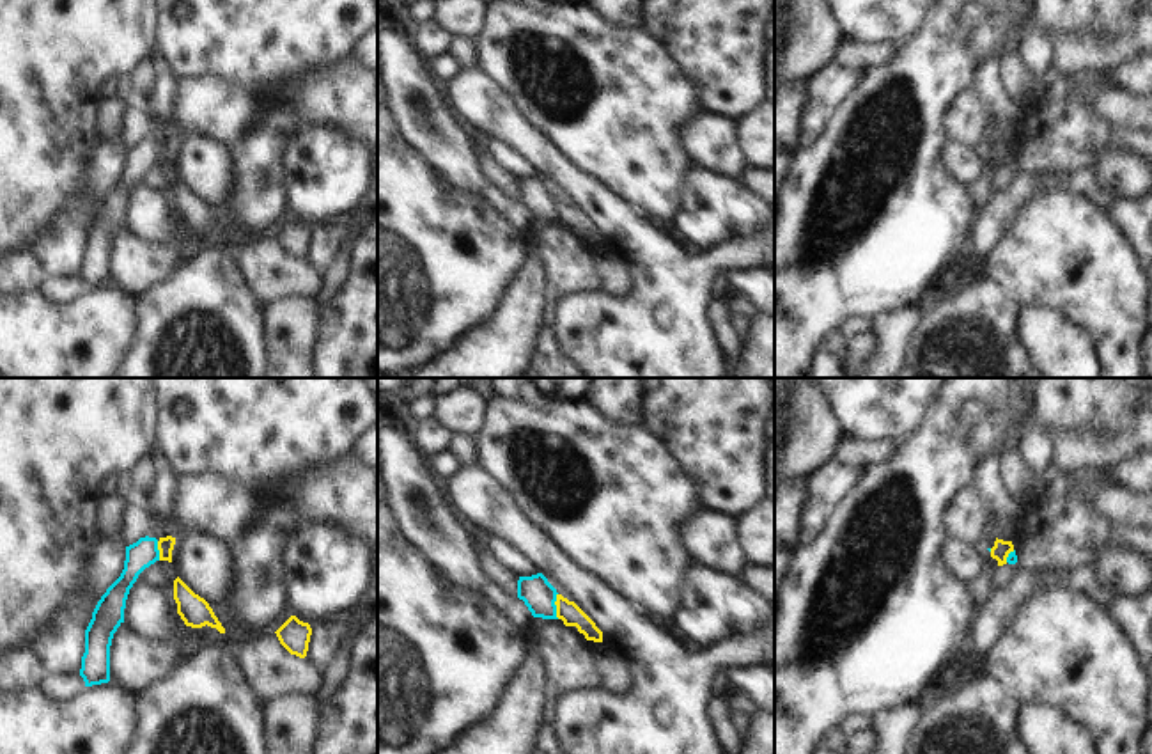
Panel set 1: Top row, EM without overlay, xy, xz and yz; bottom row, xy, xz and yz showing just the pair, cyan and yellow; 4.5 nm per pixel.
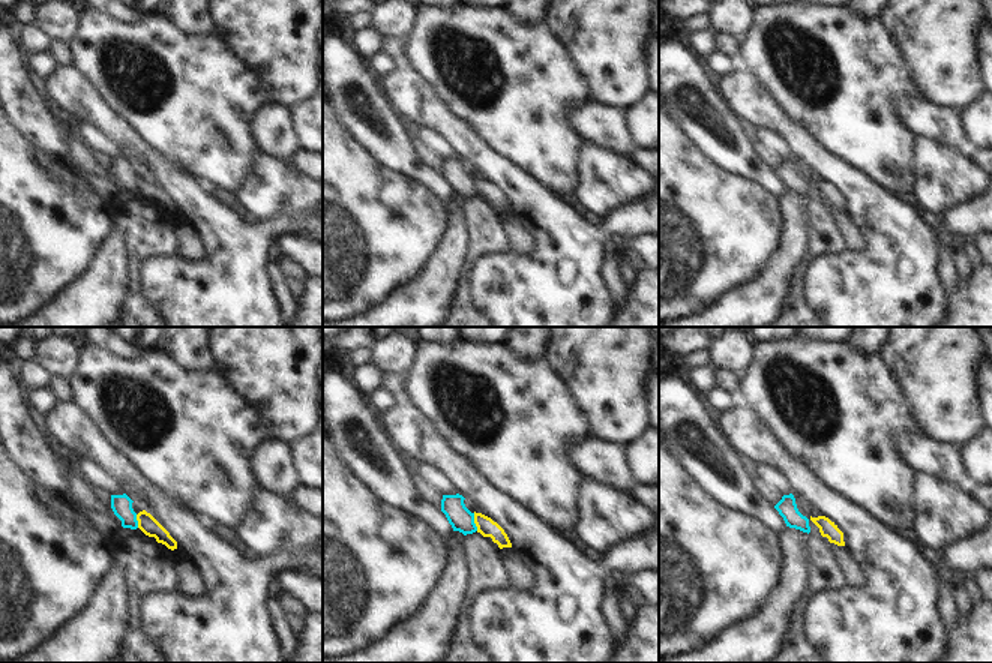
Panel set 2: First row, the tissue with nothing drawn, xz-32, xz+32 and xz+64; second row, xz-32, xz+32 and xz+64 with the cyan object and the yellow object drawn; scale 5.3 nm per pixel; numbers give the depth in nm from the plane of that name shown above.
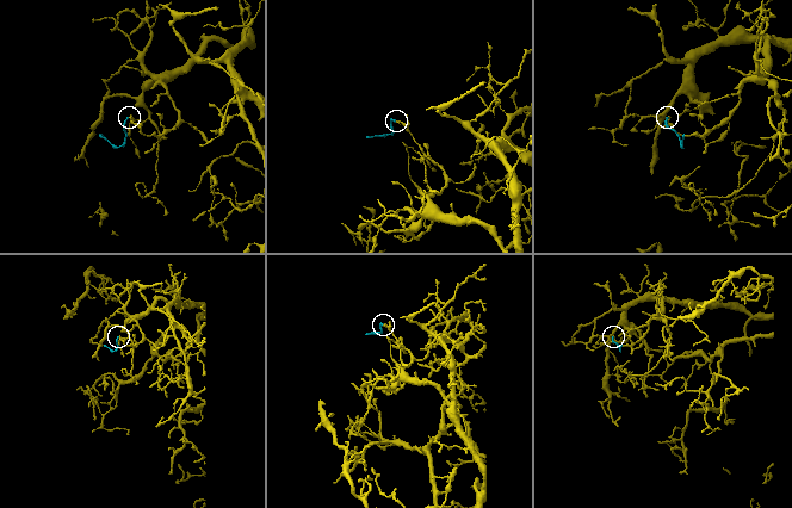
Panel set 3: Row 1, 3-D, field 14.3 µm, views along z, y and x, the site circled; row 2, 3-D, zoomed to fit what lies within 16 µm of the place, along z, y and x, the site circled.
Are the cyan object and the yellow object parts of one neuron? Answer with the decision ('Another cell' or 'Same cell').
Another cell.

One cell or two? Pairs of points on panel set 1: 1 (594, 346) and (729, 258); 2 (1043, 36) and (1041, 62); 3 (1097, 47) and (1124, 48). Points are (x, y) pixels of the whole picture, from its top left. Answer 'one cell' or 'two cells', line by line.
1: one cell
2: one cell
3: one cell

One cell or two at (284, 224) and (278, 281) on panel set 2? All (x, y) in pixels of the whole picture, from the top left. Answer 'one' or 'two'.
two

